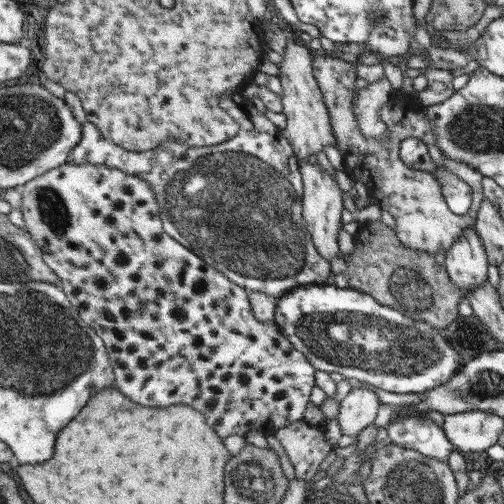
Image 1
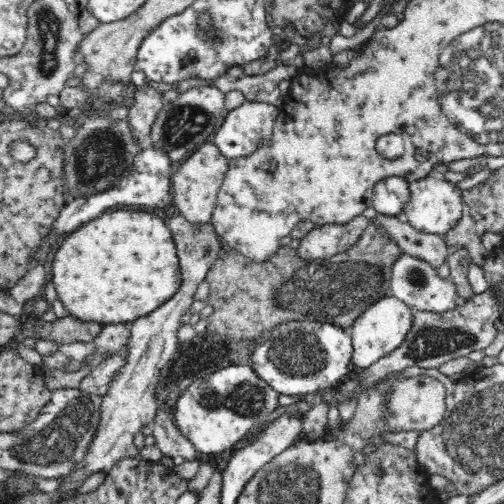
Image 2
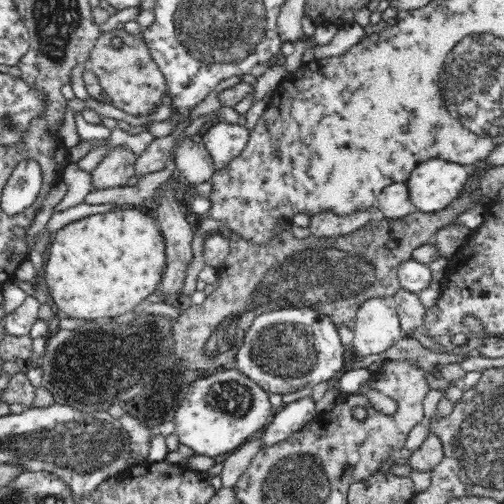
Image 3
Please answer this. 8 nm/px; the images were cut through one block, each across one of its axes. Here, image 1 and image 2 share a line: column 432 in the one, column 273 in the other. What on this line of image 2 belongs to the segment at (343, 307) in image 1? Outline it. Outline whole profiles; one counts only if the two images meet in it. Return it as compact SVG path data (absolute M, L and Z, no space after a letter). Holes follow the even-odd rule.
M290 320L284 324L276 324L270 332L264 334L264 342L260 342L250 354L250 366L256 376L272 386L278 394L300 400L306 396L324 396L324 392L330 392L346 382L352 358L354 344L346 328L318 320Z

